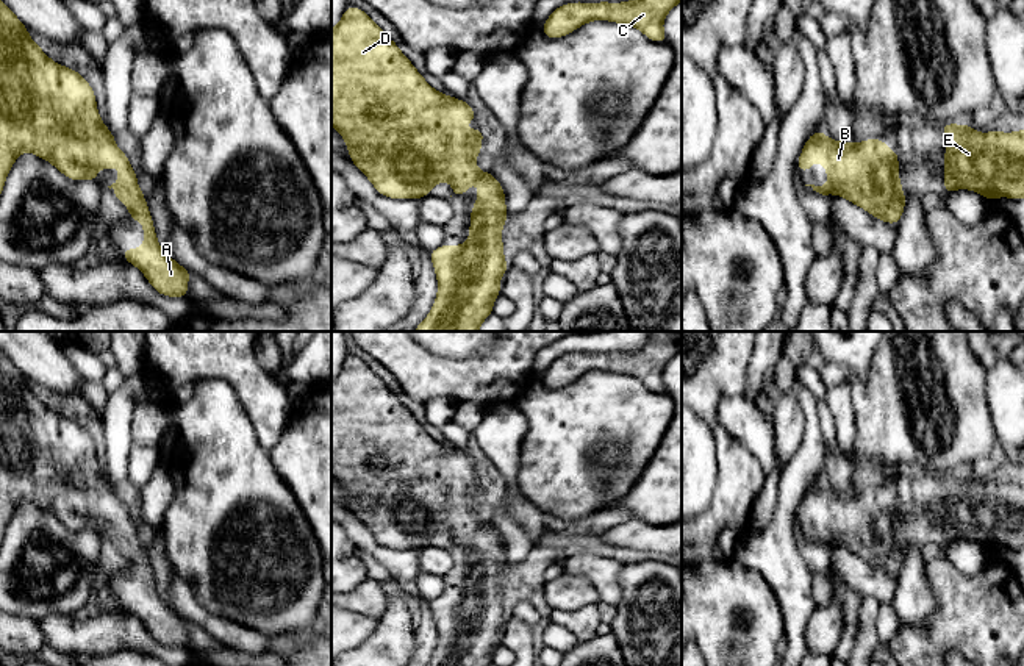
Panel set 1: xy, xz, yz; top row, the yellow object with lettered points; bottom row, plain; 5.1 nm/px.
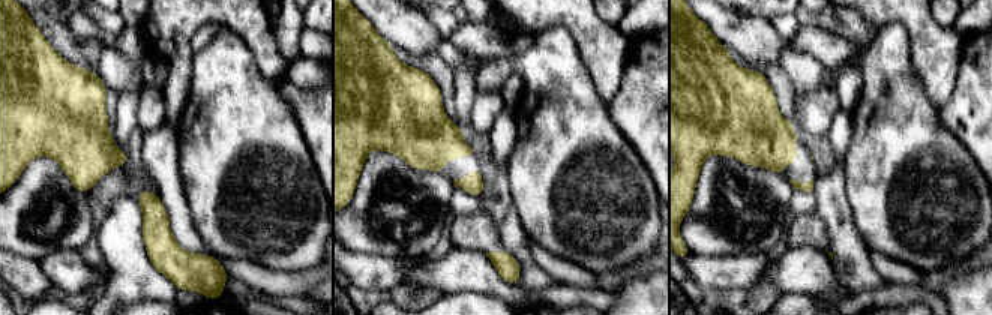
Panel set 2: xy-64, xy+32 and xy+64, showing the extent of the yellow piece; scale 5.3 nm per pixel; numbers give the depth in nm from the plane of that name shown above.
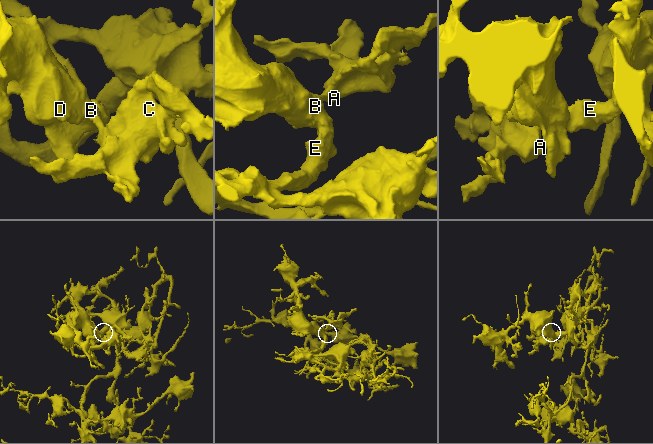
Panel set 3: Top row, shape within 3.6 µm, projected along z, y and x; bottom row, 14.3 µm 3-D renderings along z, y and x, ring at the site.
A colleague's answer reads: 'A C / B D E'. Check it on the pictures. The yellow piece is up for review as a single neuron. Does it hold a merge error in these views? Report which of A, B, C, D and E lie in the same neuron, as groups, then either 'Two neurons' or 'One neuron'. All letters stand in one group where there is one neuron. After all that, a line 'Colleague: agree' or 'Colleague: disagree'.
Groups: A B C D E. One neuron
Colleague: disagree

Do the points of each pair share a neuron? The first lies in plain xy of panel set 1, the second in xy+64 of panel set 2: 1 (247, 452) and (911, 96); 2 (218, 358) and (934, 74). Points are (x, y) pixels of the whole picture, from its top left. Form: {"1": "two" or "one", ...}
{"1": "one", "2": "one"}

